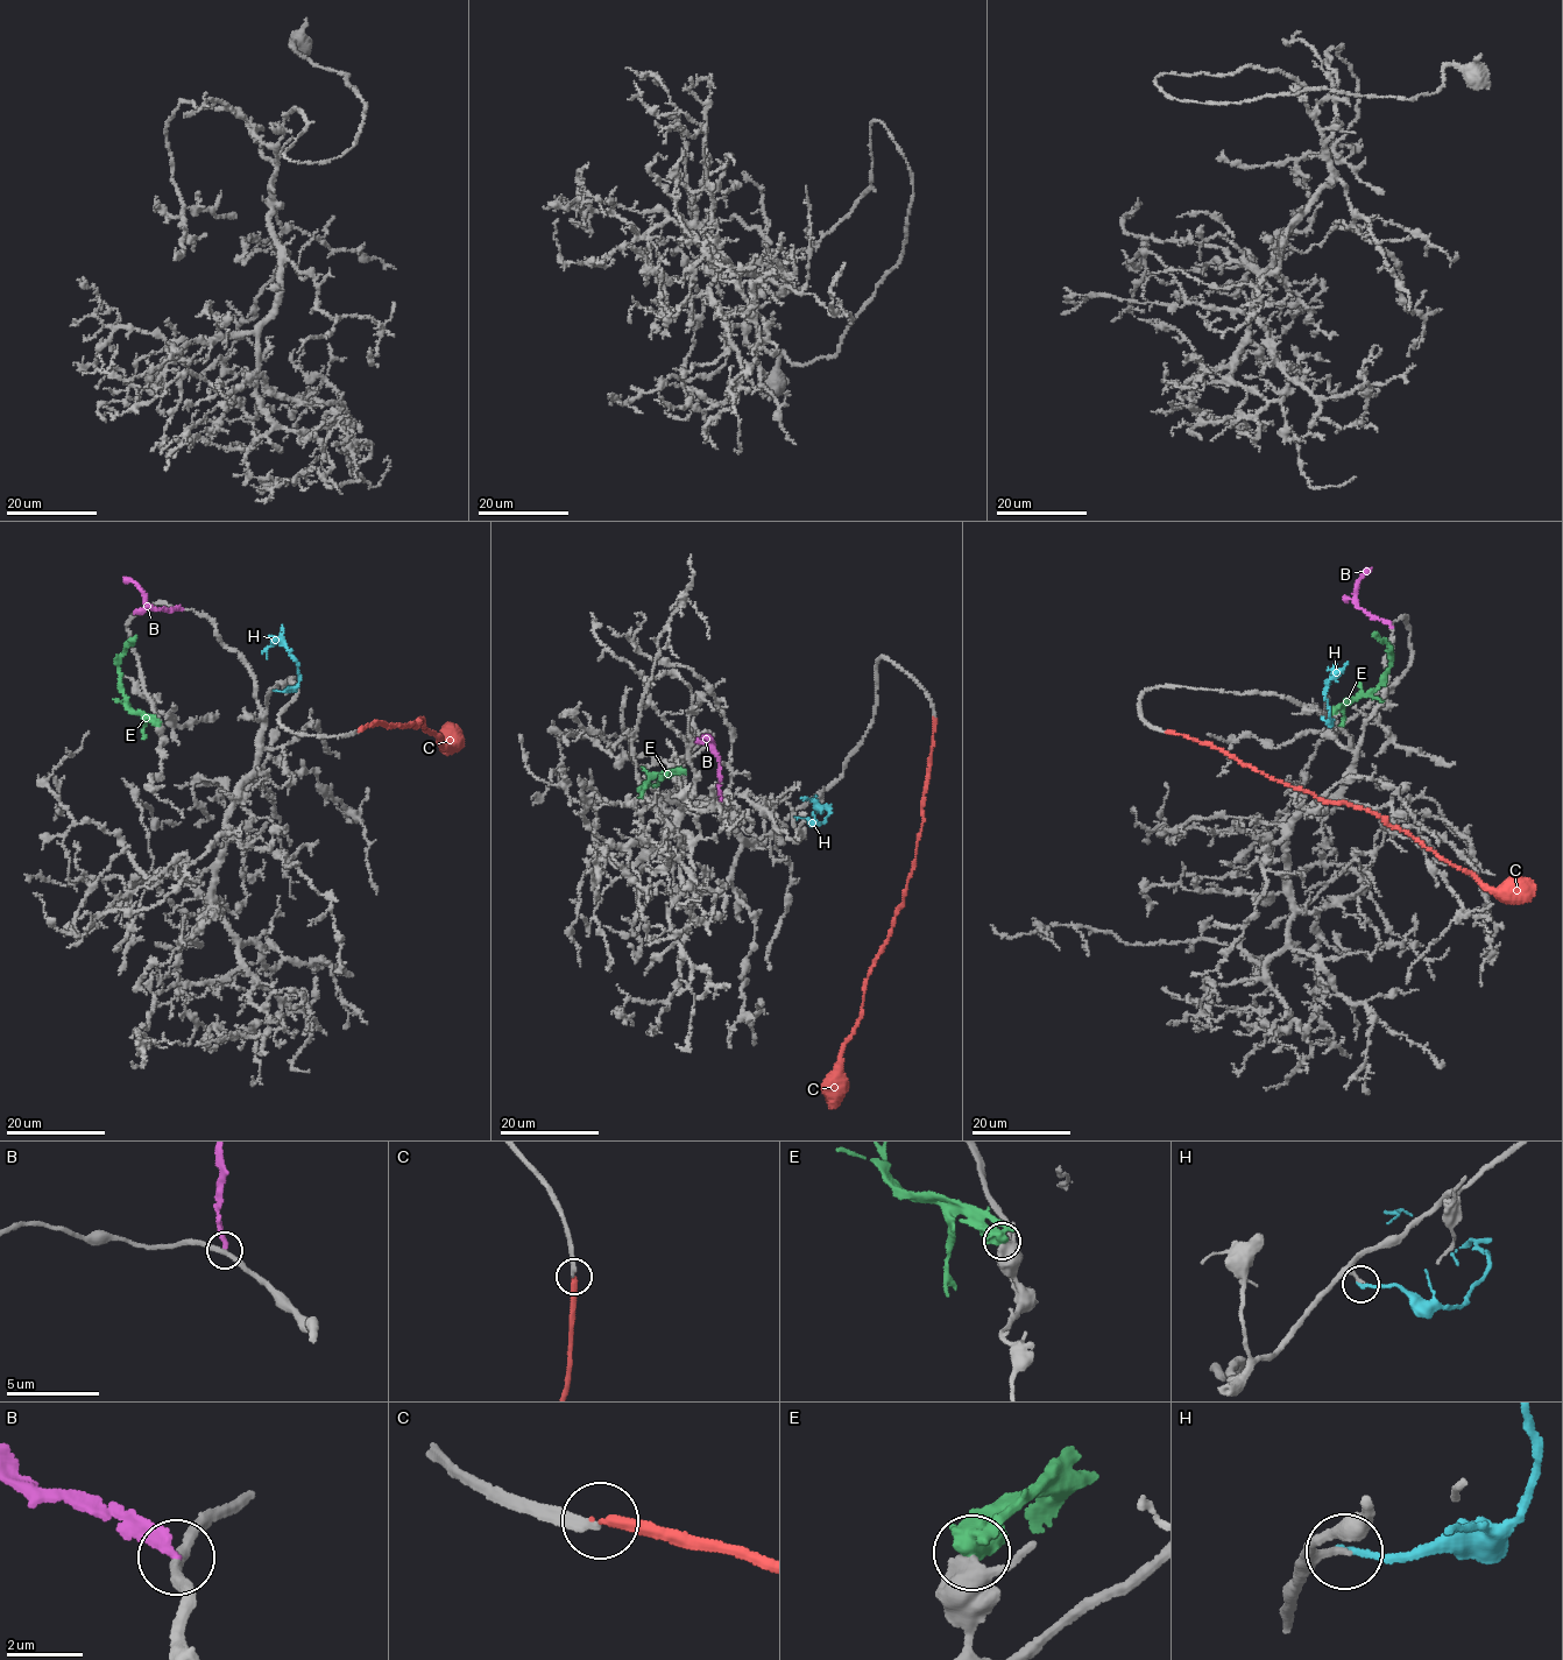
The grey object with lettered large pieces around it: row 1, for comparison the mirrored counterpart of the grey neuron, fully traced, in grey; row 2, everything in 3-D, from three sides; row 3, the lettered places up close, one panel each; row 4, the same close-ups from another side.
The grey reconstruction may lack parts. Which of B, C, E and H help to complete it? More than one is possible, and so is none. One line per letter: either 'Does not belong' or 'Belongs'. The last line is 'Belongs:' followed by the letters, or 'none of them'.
B: Does not belong
C: Does not belong
E: Does not belong
H: Belongs
Belongs: H

